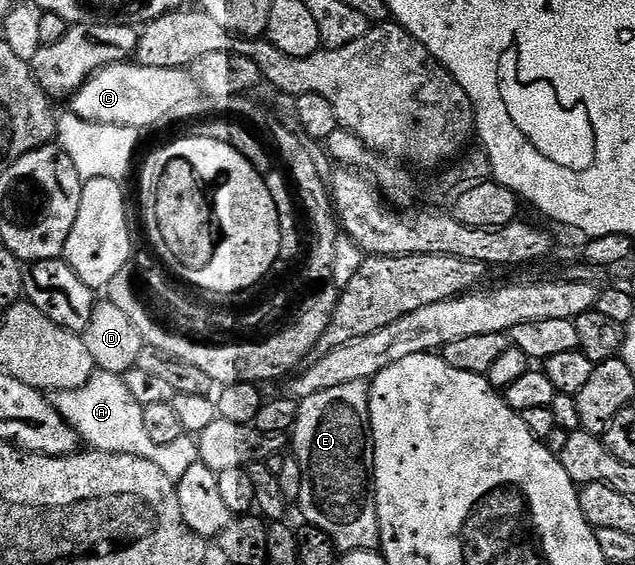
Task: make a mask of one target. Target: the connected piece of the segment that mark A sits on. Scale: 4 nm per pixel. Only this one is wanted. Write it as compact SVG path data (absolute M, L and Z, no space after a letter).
M95 370L94 376L80 385L80 389L53 392L52 402L60 417L64 417L64 421L87 448L144 457L160 465L160 469L164 469L164 473L168 473L168 477L175 481L184 477L184 473L188 473L188 469L199 462L197 442L189 434L184 433L172 441L172 445L156 445L156 441L148 437L148 429L144 429L142 406L136 397L132 397L132 393L128 393L128 385L121 375Z

